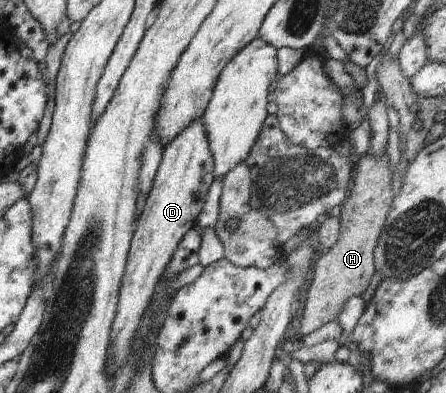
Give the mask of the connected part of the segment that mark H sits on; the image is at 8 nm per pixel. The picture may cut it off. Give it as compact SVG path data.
M363 155L349 187L348 196L341 204L340 231L337 242L324 251L315 262L313 280L307 290L307 300L301 318L300 334L303 338L311 331L333 322L343 312L345 303L351 296L361 296L375 271L374 250L386 223L389 209L396 195L391 187L391 172L388 156L372 157Z

